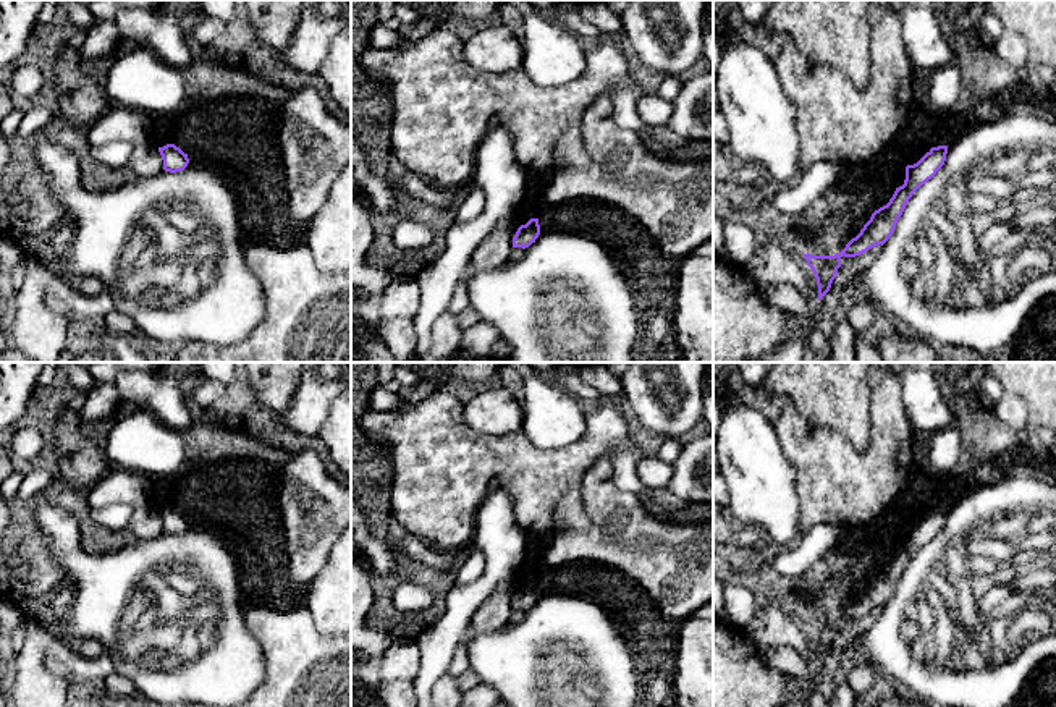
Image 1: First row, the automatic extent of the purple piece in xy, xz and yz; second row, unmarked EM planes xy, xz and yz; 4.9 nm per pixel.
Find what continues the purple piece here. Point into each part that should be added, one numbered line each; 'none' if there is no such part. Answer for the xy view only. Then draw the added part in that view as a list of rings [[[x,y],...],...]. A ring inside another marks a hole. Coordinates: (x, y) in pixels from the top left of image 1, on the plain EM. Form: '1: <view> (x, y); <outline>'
none

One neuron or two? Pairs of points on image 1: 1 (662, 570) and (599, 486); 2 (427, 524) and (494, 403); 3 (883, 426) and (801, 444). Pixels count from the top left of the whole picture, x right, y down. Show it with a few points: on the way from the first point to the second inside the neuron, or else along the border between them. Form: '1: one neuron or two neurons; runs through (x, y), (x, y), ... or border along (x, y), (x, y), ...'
1: one neuron; runs through (644, 549), (607, 507)
2: two neurons; border along (463, 405), (463, 419), (477, 431), (518, 431)
3: one neuron; runs through (874, 450), (865, 458), (825, 458)

